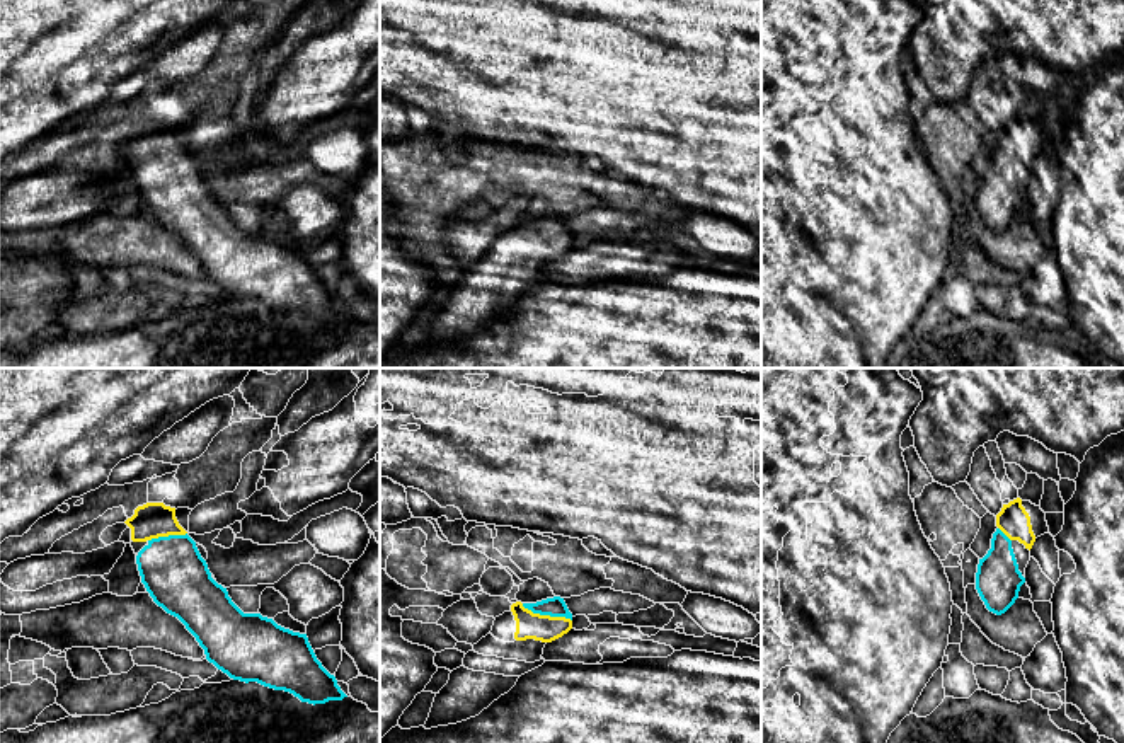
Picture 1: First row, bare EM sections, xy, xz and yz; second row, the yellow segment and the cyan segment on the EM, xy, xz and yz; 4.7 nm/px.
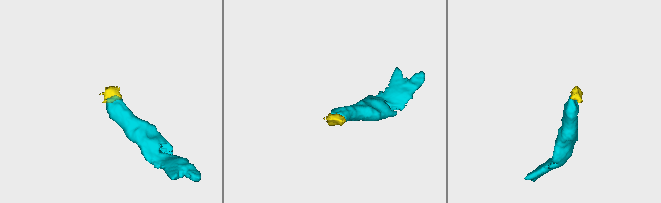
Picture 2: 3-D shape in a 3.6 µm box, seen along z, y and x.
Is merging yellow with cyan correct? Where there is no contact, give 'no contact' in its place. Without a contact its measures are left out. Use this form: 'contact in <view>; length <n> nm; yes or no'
contact in xz; length 260 nm; yes

